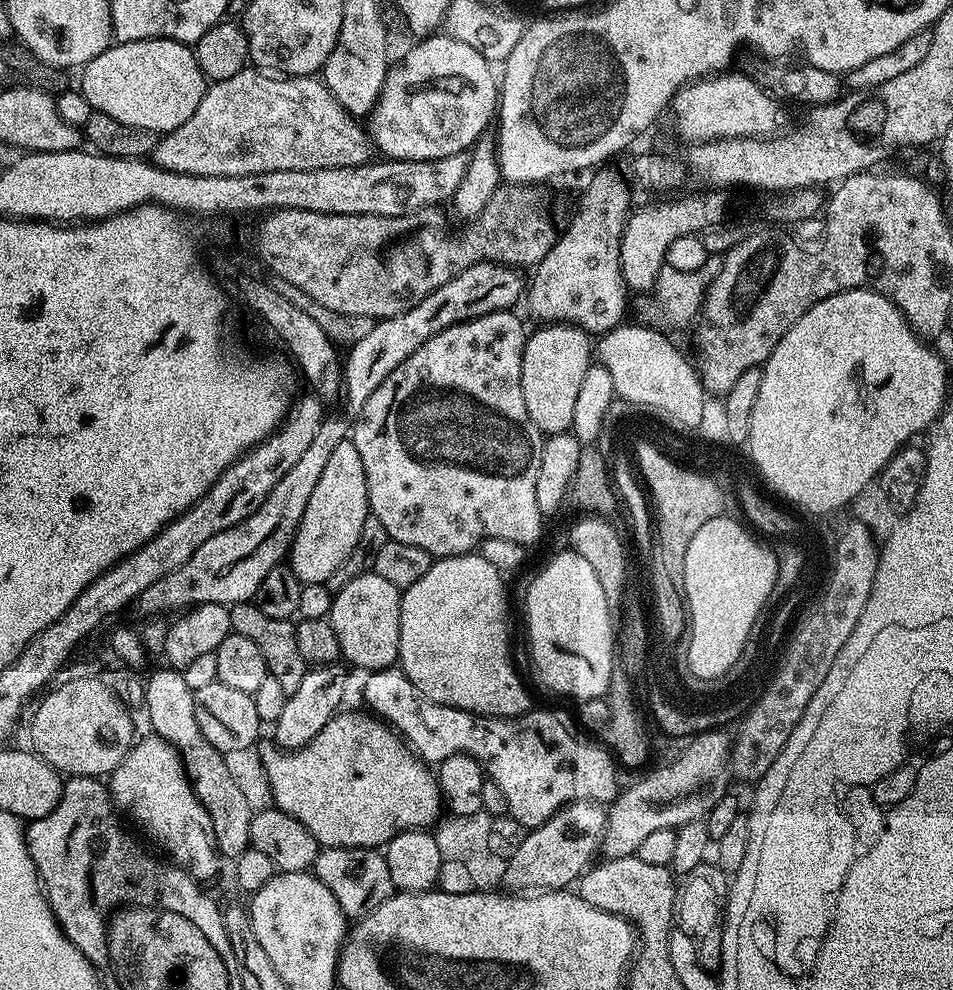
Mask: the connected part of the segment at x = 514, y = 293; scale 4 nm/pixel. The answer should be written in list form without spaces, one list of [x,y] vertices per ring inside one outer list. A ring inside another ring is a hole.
[[[488,260],[480,264],[470,266],[462,270],[446,286],[438,286],[434,294],[422,298],[414,310],[406,310],[406,314],[398,314],[394,318],[376,320],[373,328],[365,336],[360,336],[356,340],[356,345],[348,352],[347,358],[343,361],[343,389],[342,399],[348,403],[348,408],[352,414],[358,414],[370,402],[370,394],[418,350],[434,334],[446,330],[455,324],[461,324],[467,320],[473,320],[486,314],[495,312],[507,312],[512,304],[521,303],[526,292],[526,276],[521,269],[512,268],[508,264],[492,264]]]

